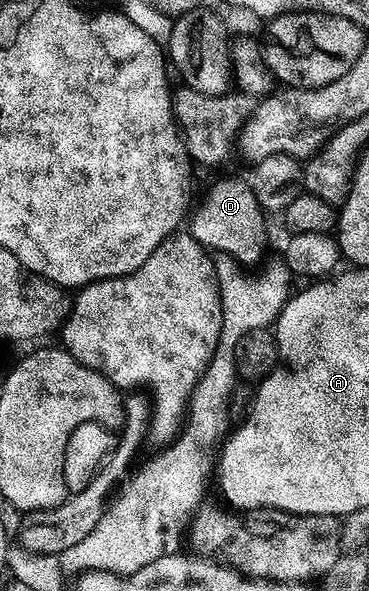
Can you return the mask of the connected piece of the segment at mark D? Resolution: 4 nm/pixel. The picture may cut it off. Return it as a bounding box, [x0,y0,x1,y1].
[189,177,263,265]

